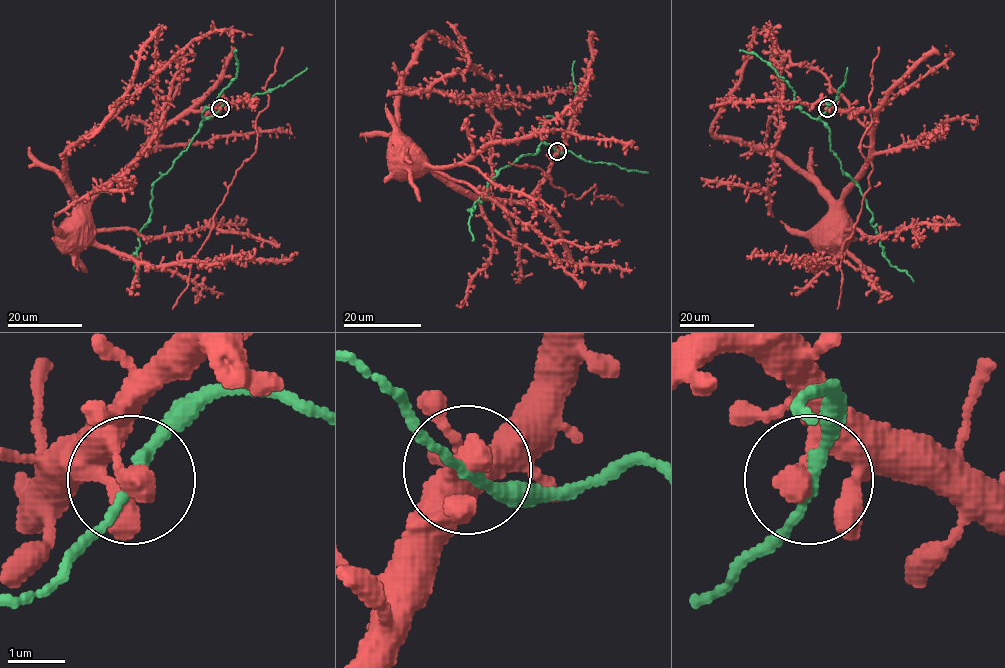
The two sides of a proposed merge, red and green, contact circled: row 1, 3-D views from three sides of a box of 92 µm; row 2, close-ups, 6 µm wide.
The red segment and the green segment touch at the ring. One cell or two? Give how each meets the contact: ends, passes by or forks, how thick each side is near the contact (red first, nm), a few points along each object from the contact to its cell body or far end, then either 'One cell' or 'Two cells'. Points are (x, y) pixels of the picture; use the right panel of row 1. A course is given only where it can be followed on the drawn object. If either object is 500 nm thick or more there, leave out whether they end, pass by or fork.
At the ring red ends. At the ring green passes by. Thickness 400 nm (red) against 180 nm. Course of red: (827, 109), (873, 110), (874, 129), (866, 169), (822, 220), (822, 233), (825, 232). Course of green: (827, 109), (818, 118), (829, 128), (830, 149), (866, 202), (882, 255), (913, 281). One cell

